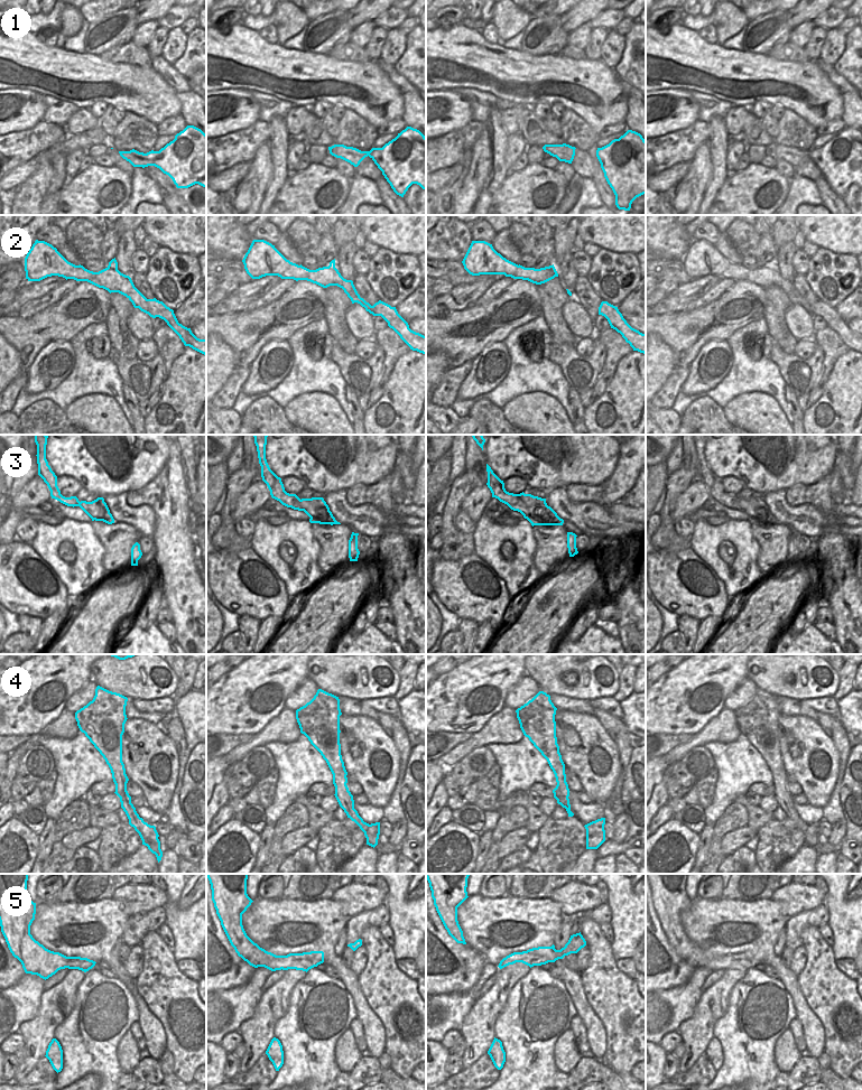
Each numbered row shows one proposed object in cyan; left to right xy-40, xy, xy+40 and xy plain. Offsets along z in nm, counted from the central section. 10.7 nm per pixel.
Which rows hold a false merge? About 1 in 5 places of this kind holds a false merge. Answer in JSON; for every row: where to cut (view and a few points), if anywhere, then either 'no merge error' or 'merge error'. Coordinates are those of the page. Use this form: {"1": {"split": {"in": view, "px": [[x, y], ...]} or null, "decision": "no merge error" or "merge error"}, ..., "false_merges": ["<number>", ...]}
{"1": {"split": null, "decision": "no merge error"}, "2": {"split": null, "decision": "no merge error"}, "3": {"split": {"in": "xy+40", "px": [[517, 494], [529, 512], [544, 524]]}, "decision": "merge error"}, "4": {"split": {"in": "xy", "px": [[370, 825], [373, 825], [379, 834]]}, "decision": "merge error"}, "5": {"split": null, "decision": "no merge error"}, "false_merges": ["3", "4"]}

